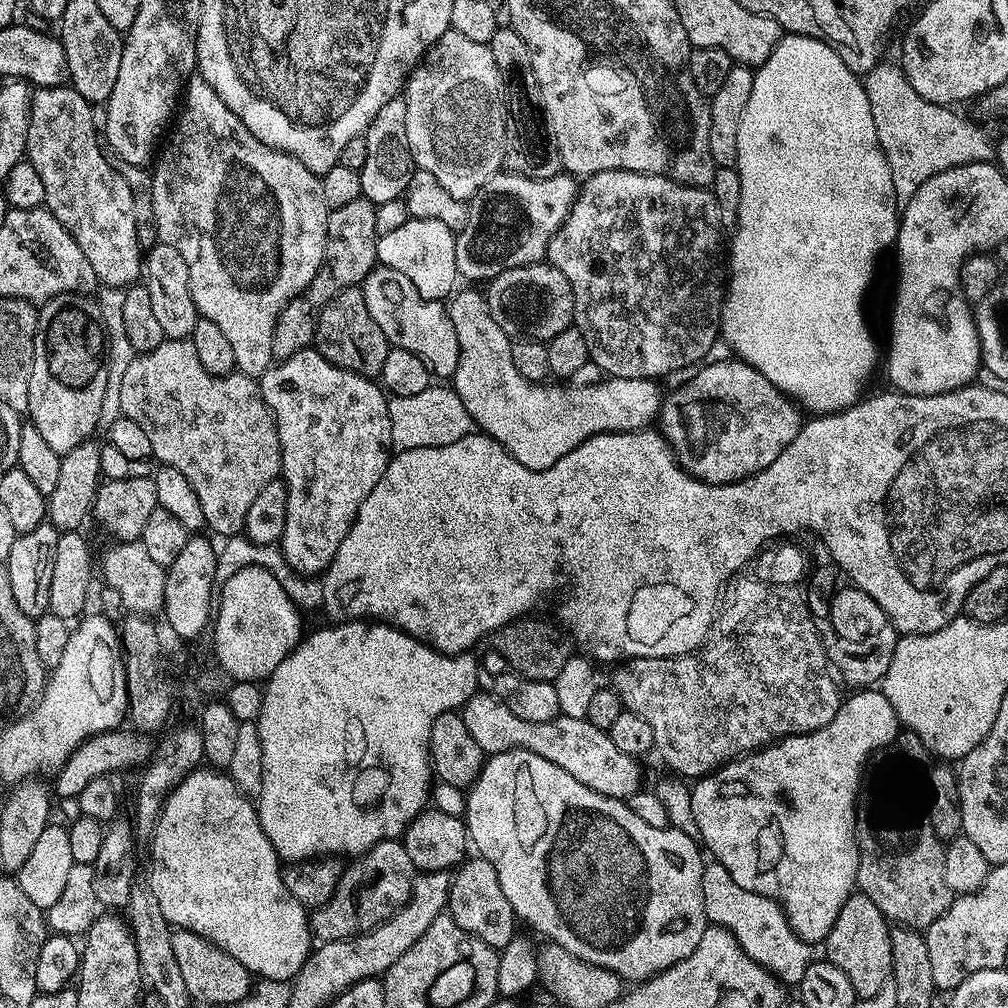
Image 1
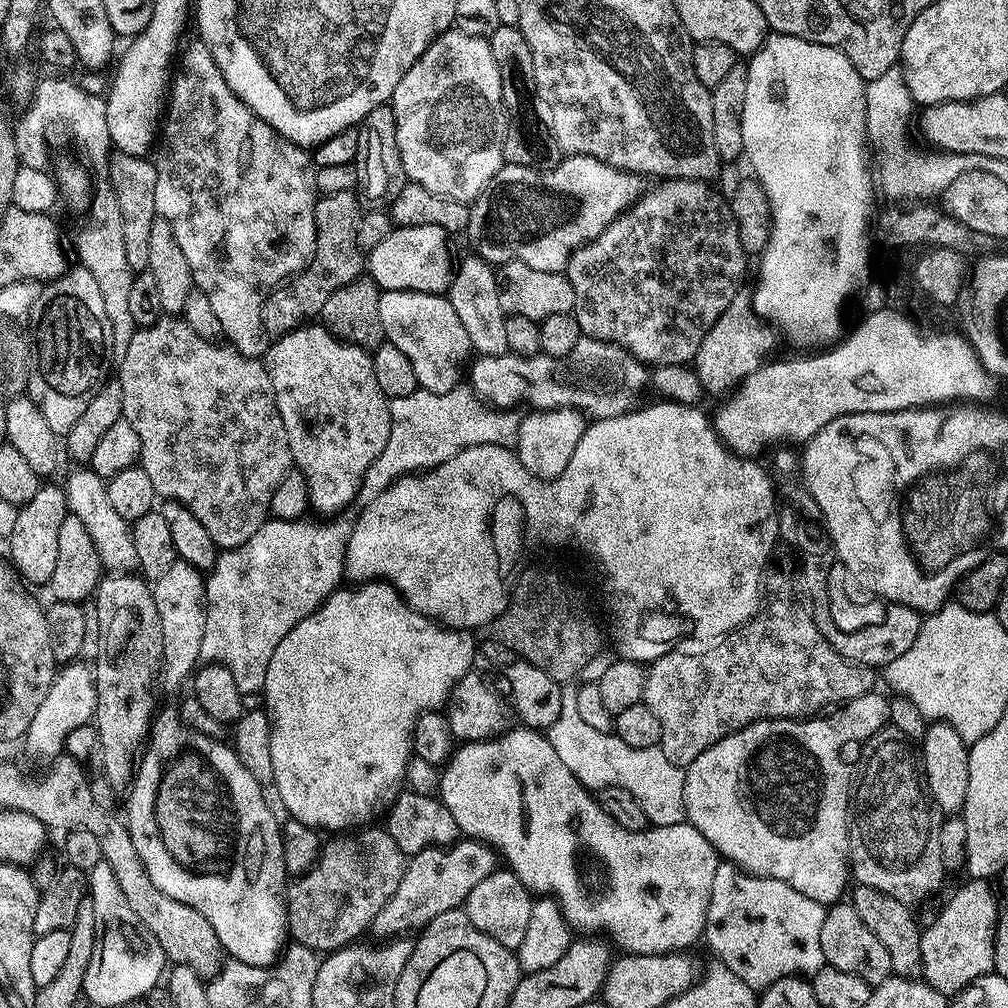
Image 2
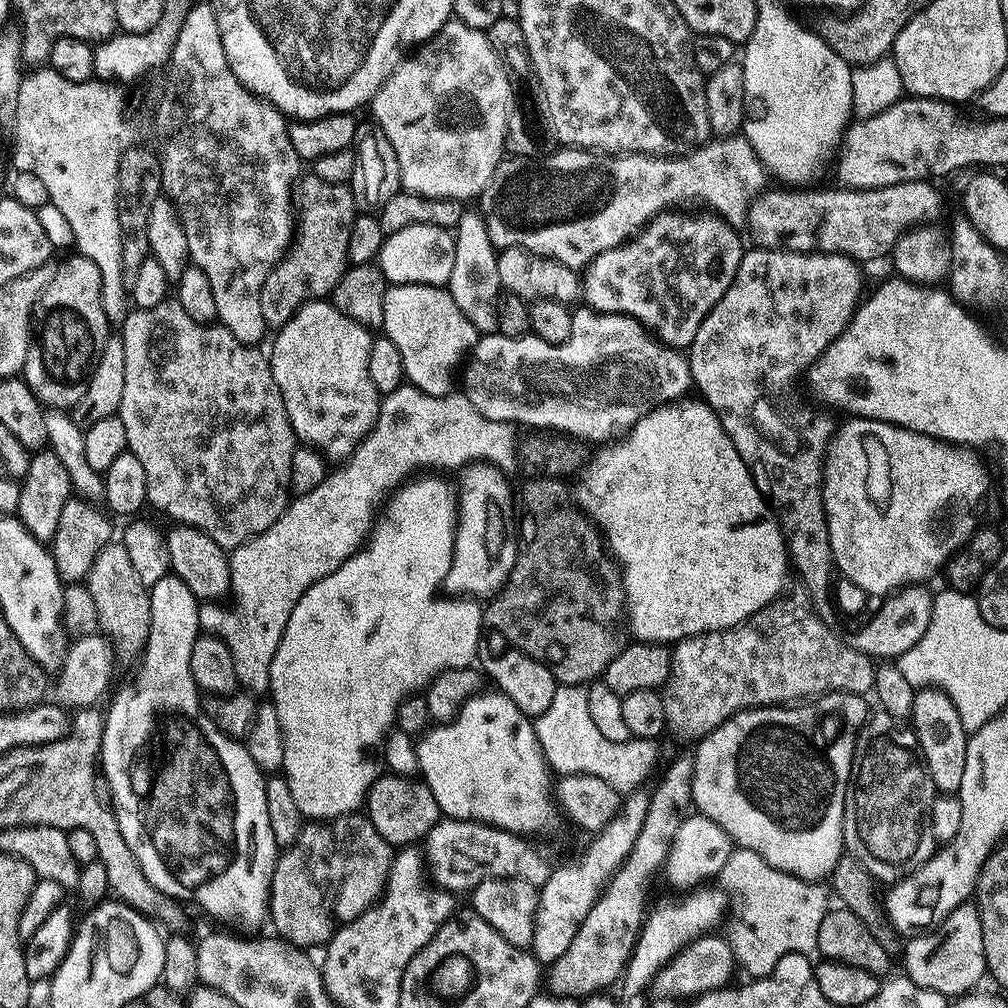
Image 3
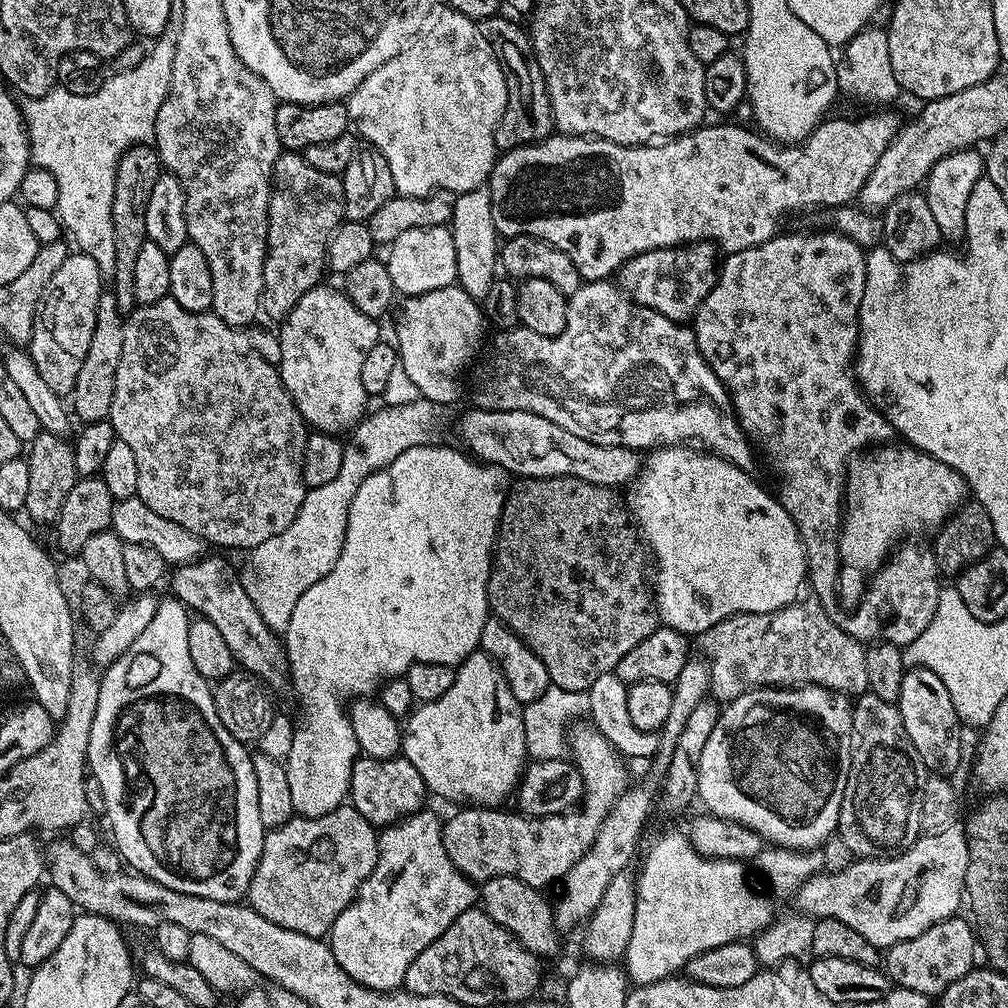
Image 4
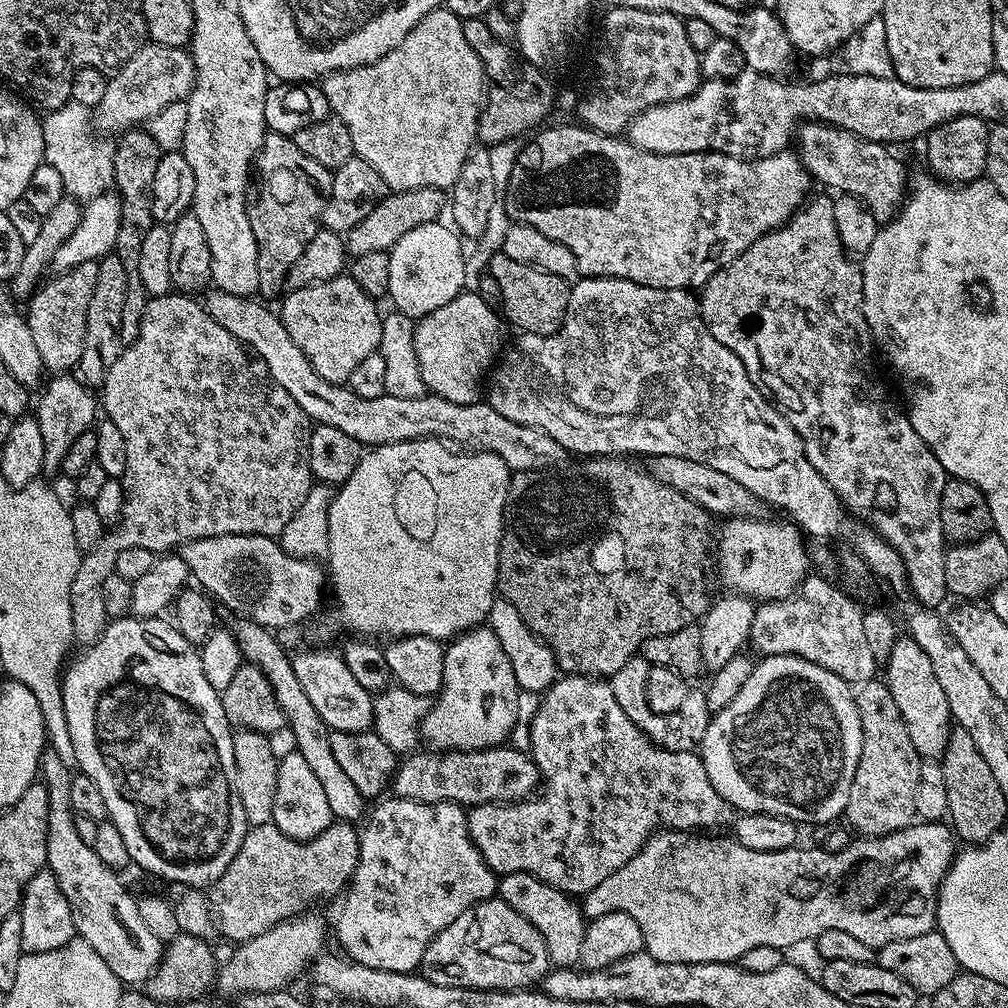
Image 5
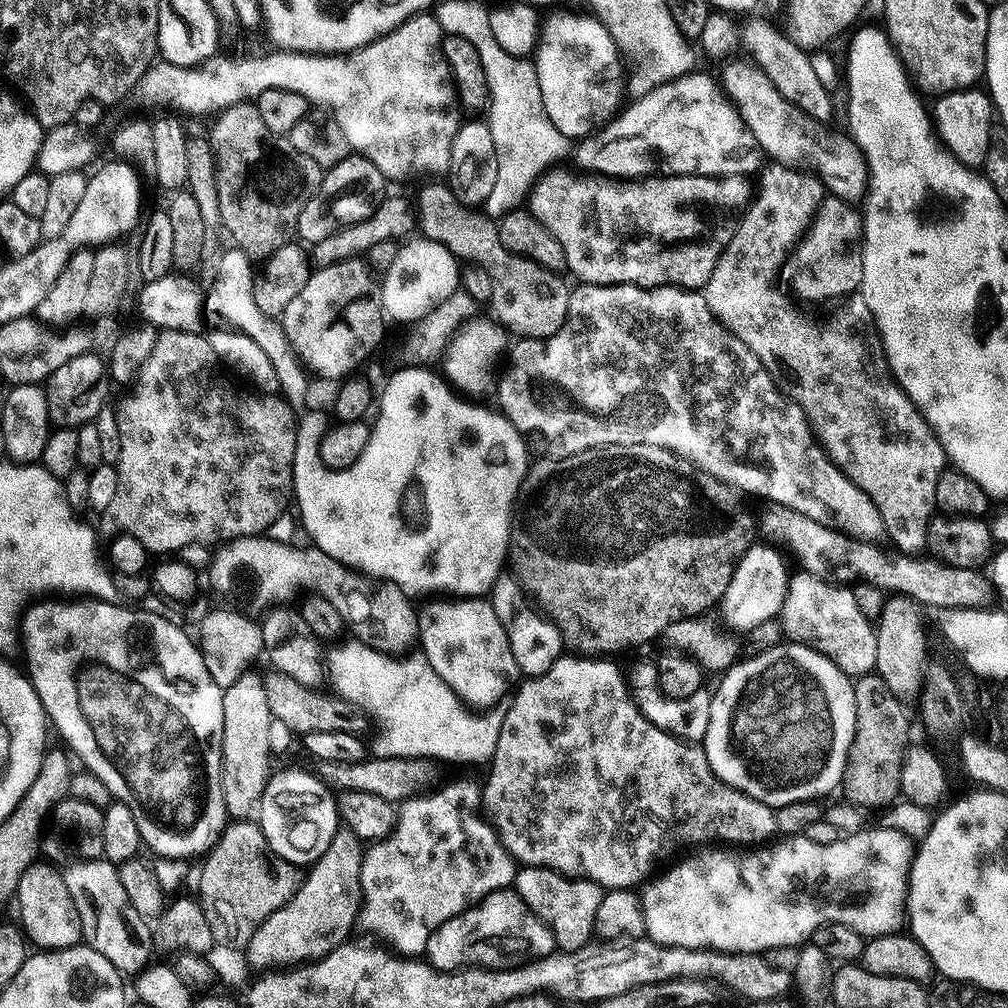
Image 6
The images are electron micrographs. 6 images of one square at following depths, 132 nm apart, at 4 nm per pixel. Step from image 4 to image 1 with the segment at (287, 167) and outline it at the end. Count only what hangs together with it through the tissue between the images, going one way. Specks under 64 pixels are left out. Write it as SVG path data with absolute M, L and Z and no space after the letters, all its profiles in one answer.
M363 198L346 202L328 213L326 230L326 250L324 264L320 272L306 286L306 290L295 296L276 319L272 335L272 359L279 362L298 354L298 350L309 347L315 341L316 327L320 309L336 298L339 292L347 288L363 285L364 279L377 267L376 259L376 205Z

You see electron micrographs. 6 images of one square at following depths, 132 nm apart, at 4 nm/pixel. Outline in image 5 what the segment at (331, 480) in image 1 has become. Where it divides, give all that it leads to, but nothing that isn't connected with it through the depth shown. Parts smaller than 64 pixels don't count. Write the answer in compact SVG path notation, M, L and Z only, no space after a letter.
M341 274L321 284L291 289L287 294L288 297L287 295L283 297L284 305L278 308L280 321L286 326L290 338L294 338L294 346L298 346L302 354L310 358L310 366L314 366L314 370L318 370L322 378L335 384L344 384L353 370L358 367L358 362L364 361L371 352L379 349L379 339L382 336L382 312L376 309L377 301L366 295L358 286L358 282L352 280L351 275Z

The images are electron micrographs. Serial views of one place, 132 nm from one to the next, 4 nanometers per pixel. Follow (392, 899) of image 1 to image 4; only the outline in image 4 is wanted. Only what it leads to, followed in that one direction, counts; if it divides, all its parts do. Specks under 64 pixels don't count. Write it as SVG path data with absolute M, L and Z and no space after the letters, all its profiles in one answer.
M345 802L340 807L330 810L330 814L321 816L298 816L277 828L269 828L264 834L262 854L248 884L246 903L262 918L270 918L286 930L294 930L307 936L327 937L334 922L346 906L356 899L362 882L374 870L378 862L377 829L351 803Z

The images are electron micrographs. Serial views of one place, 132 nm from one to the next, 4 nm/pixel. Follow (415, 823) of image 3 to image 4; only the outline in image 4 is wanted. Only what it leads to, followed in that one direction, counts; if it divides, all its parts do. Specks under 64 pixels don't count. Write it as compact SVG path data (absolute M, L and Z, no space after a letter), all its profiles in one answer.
M402 754L390 758L374 758L361 755L352 764L352 787L350 789L350 803L353 808L362 814L374 826L387 826L396 823L397 820L419 812L425 807L424 796L429 795L428 788L422 782L422 774L414 770L414 766Z

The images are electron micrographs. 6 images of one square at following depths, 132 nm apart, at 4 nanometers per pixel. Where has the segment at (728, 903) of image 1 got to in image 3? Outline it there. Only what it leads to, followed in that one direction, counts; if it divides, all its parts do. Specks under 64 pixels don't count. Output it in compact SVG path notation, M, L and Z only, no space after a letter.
M739 846L726 858L716 878L730 905L726 939L737 965L744 968L749 977L773 975L781 962L791 956L808 960L820 956L818 929L830 910L830 892L825 885L778 871L760 854Z

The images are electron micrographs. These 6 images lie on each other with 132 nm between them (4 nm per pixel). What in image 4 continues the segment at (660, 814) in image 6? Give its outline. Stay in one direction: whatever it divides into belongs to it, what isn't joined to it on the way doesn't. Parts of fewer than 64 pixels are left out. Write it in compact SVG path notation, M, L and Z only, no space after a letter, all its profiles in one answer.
M576 722L571 725L570 731L567 733L567 743L570 745L570 756L574 761L577 770L579 770L582 778L582 782L584 783L584 792L583 797L580 800L578 807L575 810L569 810L567 812L556 813L553 816L527 816L523 814L517 814L515 811L512 812L500 812L504 810L497 810L492 806L464 806L461 812L456 812L453 814L449 820L445 819L443 821L444 825L444 845L446 846L446 850L450 854L450 858L454 862L454 866L456 867L461 874L468 877L469 880L473 882L483 882L485 880L489 880L490 878L494 878L495 876L517 876L522 882L526 882L530 886L534 886L535 888L544 890L547 889L547 884L552 884L555 882L563 881L564 877L567 876L568 871L572 869L574 866L574 862L578 862L578 858L582 858L582 854L586 854L586 850L590 850L590 846L594 846L594 838L598 838L598 830L602 826L602 822L606 818L608 814L610 814L610 810L614 806L617 799L619 799L620 795L624 793L627 788L630 786L630 773L629 773L629 765L626 763L625 757L621 756L618 749L614 746L610 746L610 742L606 742L606 738L601 734L599 730L593 725L591 722Z

